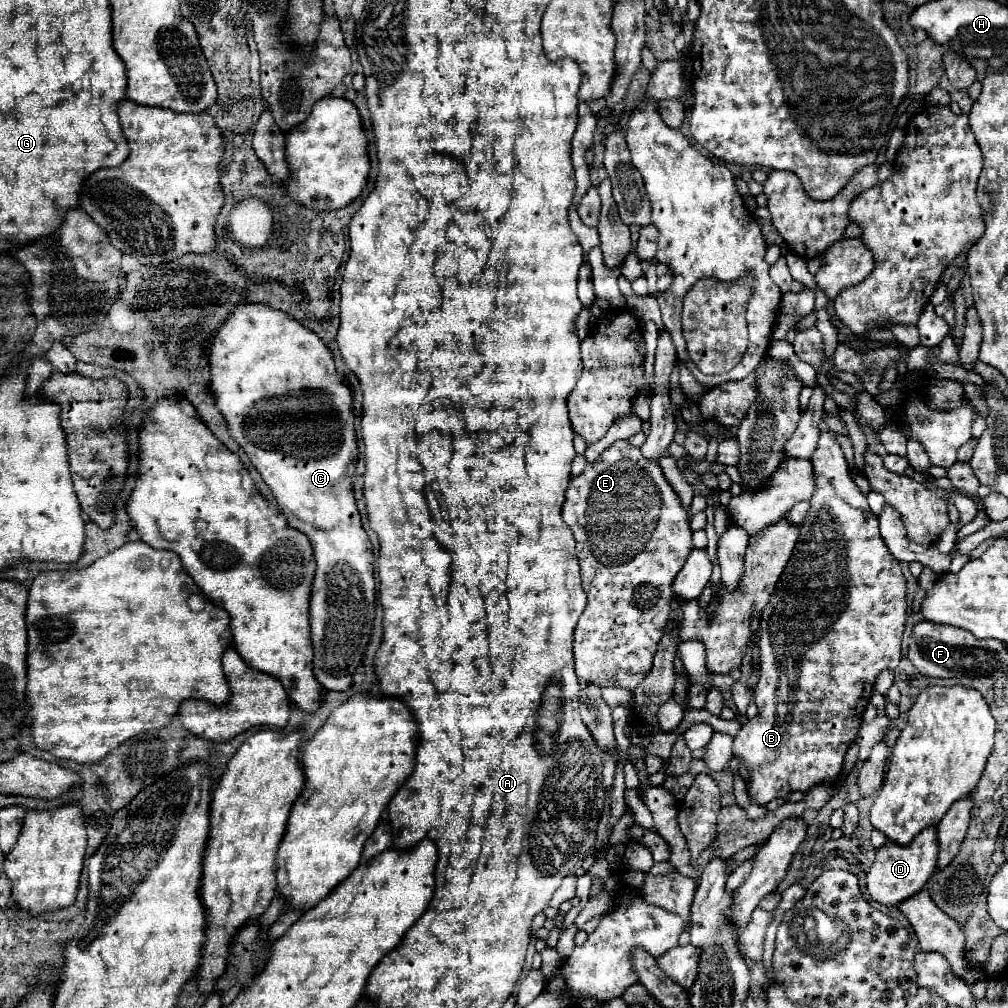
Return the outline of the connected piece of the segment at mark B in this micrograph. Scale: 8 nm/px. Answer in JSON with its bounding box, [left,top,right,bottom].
[734,431,908,805]

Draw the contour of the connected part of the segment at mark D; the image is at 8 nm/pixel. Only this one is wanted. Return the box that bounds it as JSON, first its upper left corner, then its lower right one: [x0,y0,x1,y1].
[866,827,938,907]

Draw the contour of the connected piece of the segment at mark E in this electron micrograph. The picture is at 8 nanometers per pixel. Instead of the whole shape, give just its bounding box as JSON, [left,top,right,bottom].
[562,441,692,691]

